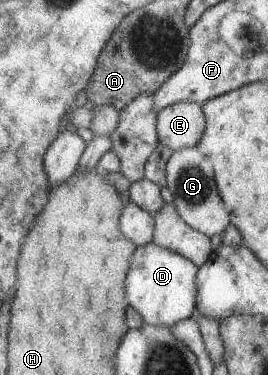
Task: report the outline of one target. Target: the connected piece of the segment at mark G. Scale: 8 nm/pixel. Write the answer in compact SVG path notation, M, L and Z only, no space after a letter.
M196 146L174 151L166 162L165 176L167 189L172 195L172 205L189 228L209 238L220 235L229 226L228 212L215 188L212 164Z

